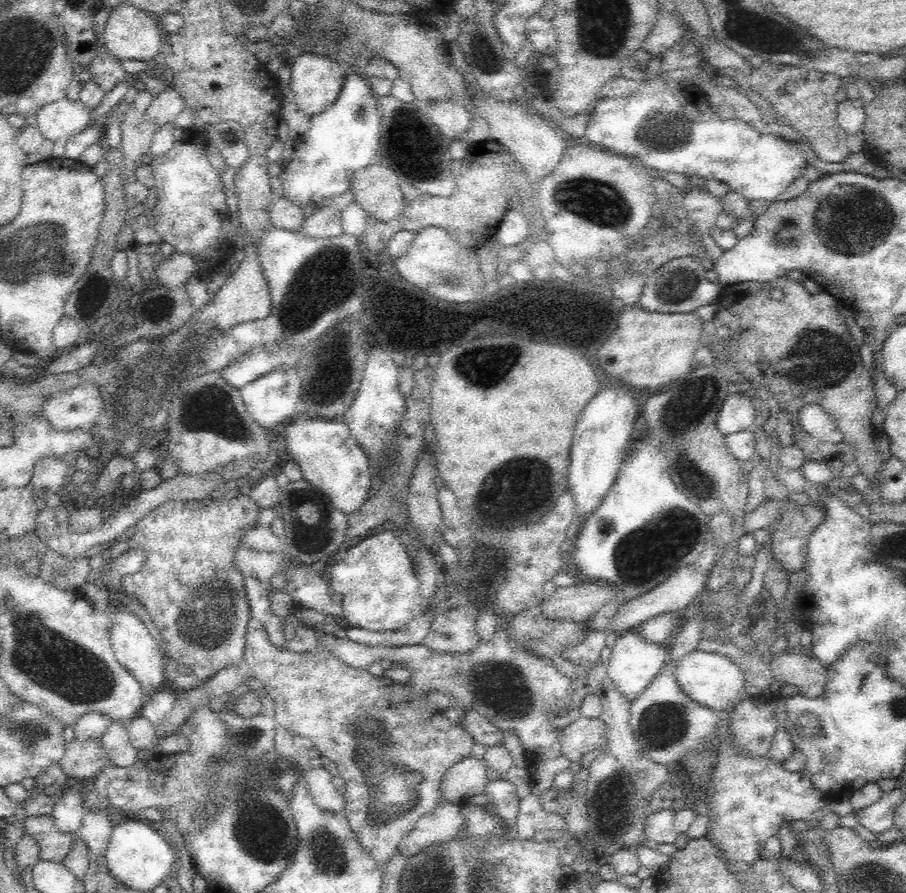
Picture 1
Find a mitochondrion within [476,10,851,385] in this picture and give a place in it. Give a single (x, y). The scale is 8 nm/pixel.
(597, 201)

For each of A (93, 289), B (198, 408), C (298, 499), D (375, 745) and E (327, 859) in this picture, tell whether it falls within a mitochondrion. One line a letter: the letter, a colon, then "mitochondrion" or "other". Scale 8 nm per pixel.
A: mitochondrion
B: mitochondrion
C: other
D: mitochondrion
E: mitochondrion

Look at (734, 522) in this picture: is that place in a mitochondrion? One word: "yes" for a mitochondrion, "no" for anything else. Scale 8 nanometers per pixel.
no

